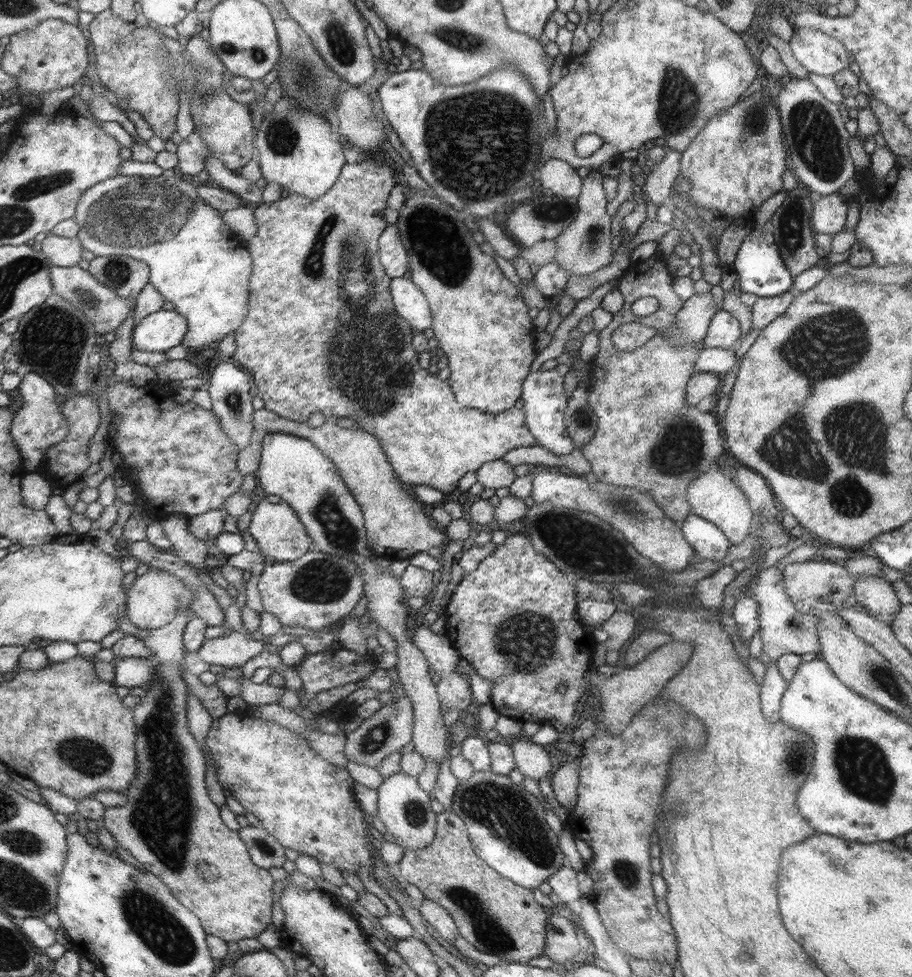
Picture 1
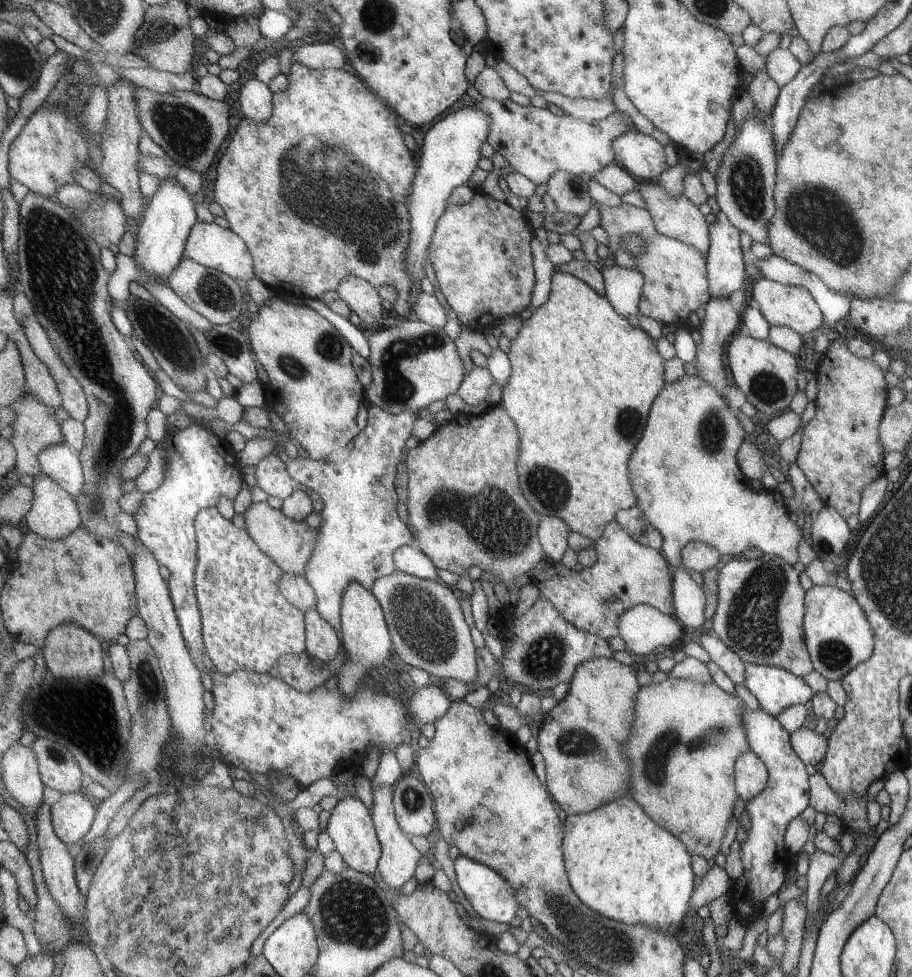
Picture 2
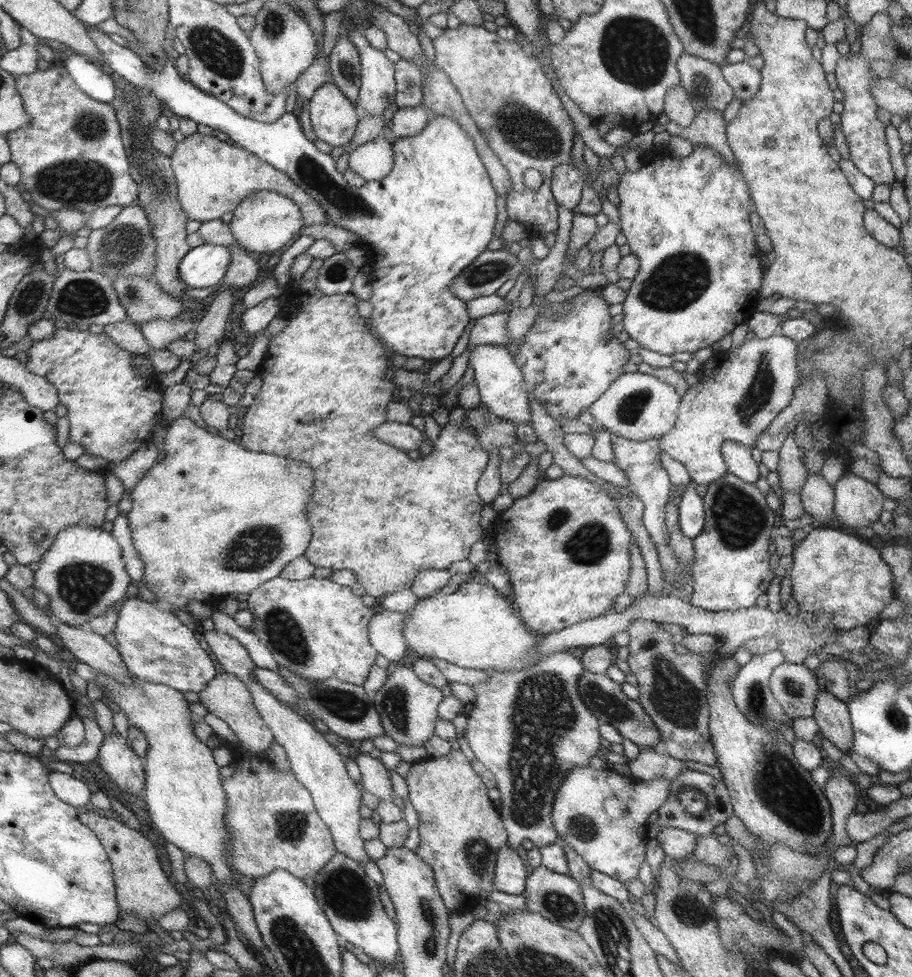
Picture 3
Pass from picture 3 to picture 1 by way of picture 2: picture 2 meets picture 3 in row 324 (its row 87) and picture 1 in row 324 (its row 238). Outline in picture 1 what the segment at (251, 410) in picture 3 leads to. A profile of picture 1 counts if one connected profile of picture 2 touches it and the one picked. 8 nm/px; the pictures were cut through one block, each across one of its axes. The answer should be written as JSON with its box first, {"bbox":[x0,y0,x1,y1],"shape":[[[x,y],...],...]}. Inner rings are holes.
{"bbox":[232,156,538,495],"shape":[[[364,156],[360,162],[348,164],[344,168],[344,176],[338,176],[335,186],[318,200],[307,200],[298,194],[284,194],[282,198],[271,203],[262,203],[253,206],[253,213],[258,225],[256,236],[249,238],[248,252],[252,253],[253,274],[251,275],[251,296],[249,296],[249,314],[243,326],[235,332],[235,342],[237,349],[232,358],[236,363],[241,364],[248,372],[255,376],[257,395],[265,402],[264,409],[286,417],[288,420],[305,422],[310,414],[320,412],[328,420],[337,417],[352,418],[358,421],[358,429],[362,432],[376,436],[380,441],[380,446],[388,456],[388,462],[394,468],[396,476],[406,485],[425,485],[444,495],[453,492],[459,487],[459,481],[470,472],[477,472],[484,464],[501,460],[508,451],[518,447],[528,447],[538,445],[538,441],[527,428],[526,412],[524,409],[511,408],[501,414],[488,414],[475,408],[464,405],[455,396],[449,381],[432,380],[430,374],[420,368],[418,364],[418,354],[412,348],[411,325],[404,317],[395,311],[395,304],[392,304],[390,296],[390,277],[382,265],[382,258],[379,256],[379,238],[387,231],[386,220],[382,218],[382,210],[386,208],[388,194],[394,188],[394,178],[392,178],[392,168],[382,166],[382,162],[372,156]]]}

